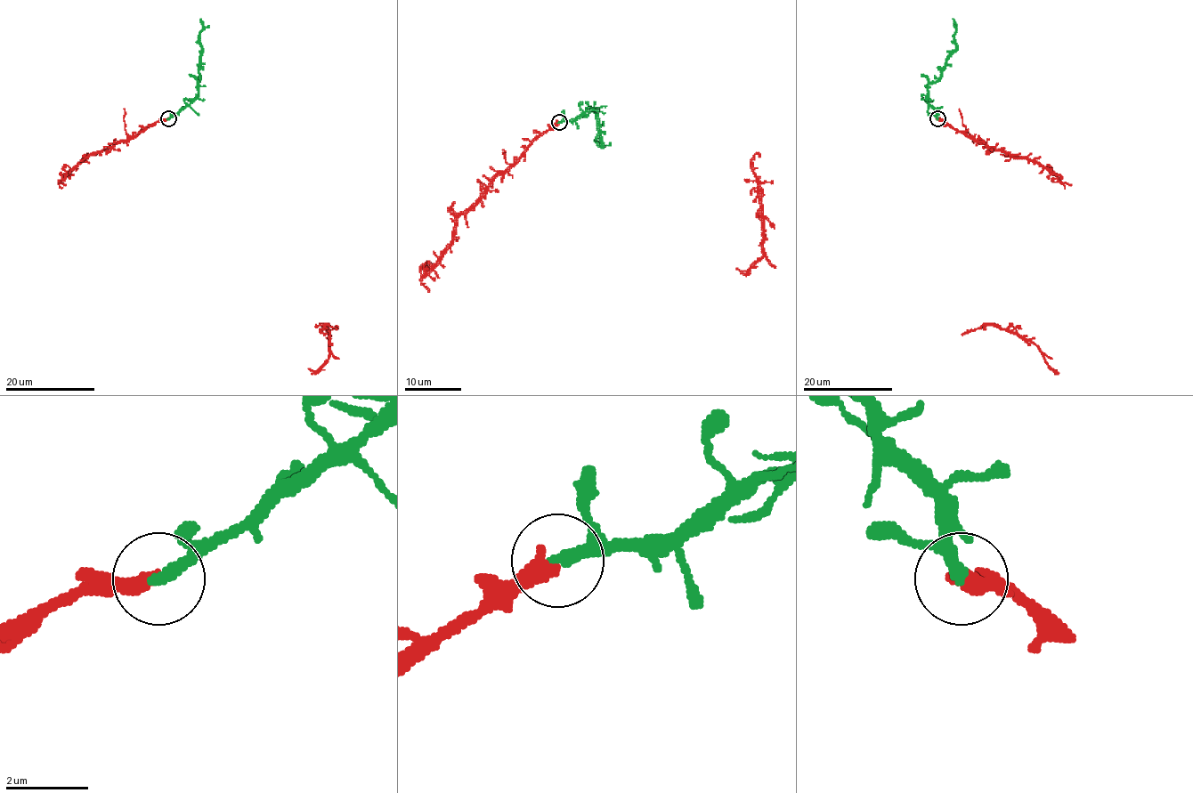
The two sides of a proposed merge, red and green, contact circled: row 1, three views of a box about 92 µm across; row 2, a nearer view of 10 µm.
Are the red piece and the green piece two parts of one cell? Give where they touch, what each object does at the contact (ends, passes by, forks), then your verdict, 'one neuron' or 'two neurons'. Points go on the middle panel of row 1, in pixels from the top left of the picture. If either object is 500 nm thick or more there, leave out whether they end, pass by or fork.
(559, 122) | red ends | green ends | one neuron

